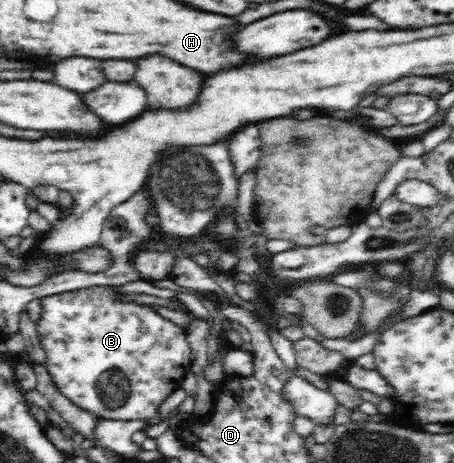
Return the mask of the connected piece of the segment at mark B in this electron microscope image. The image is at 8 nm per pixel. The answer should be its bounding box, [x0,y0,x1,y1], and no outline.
[37,286,190,427]

